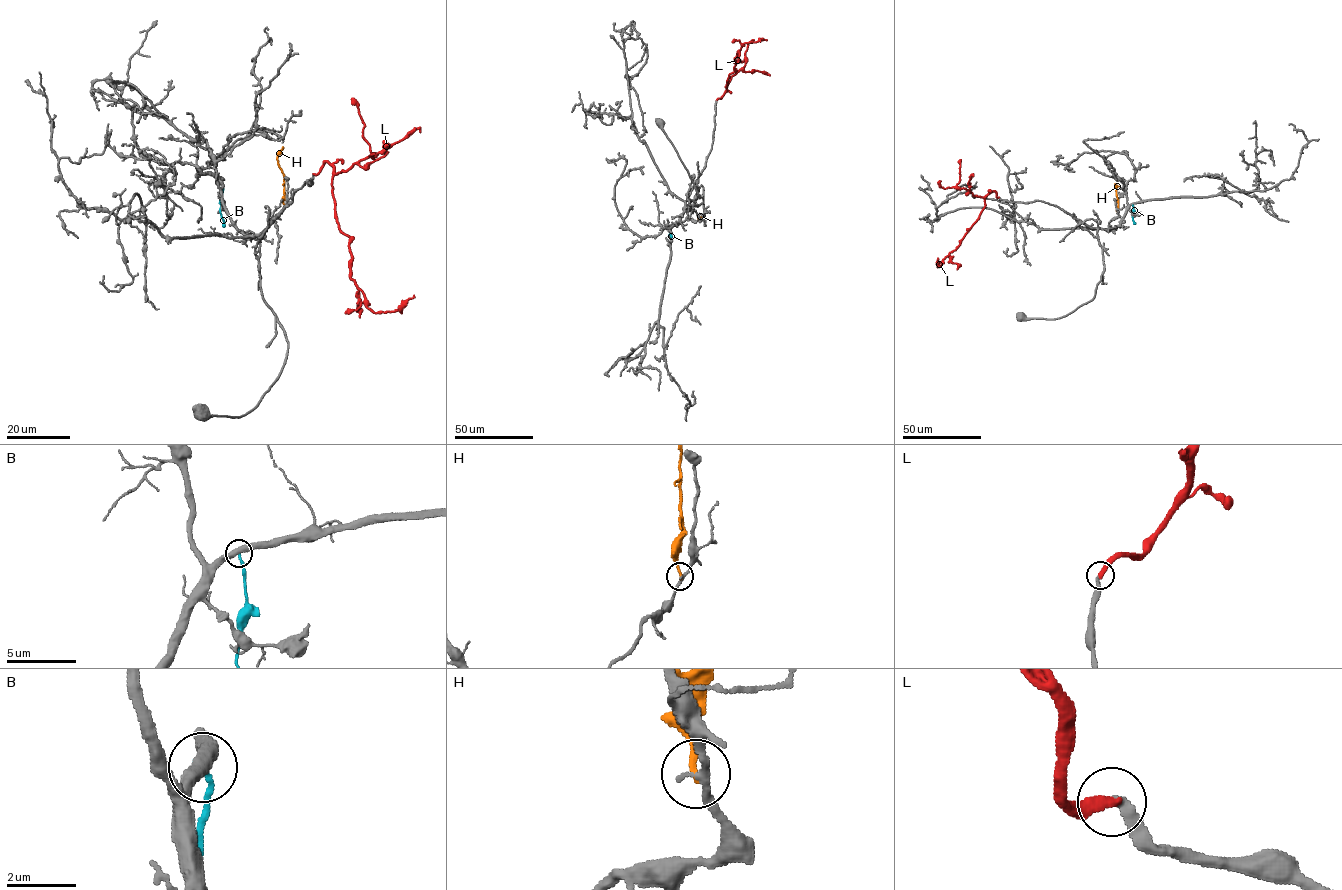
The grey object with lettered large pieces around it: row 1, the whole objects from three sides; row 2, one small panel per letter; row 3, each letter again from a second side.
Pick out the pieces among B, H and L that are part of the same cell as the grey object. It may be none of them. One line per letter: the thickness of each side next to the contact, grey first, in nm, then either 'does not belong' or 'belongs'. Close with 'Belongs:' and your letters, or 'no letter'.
B: 440/180 nm | does not belong
H: 220/200 nm | does not belong
L: 280/320 nm | belongs
Belongs: L

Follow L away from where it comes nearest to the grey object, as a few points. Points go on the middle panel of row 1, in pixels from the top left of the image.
L: (716, 100), (726, 90), (728, 75), (734, 71), (734, 58), (742, 44), (766, 39)

